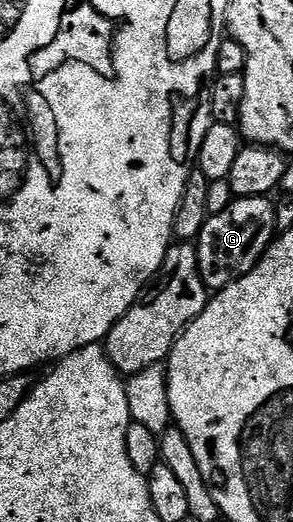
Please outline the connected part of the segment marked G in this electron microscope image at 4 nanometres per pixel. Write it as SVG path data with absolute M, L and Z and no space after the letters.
M267 197L263 198L236 198L226 208L226 212L218 212L204 219L204 227L200 230L199 238L195 239L196 267L200 279L209 291L215 292L226 288L243 274L249 274L260 261L260 257L267 252L277 237L275 228L275 205Z

